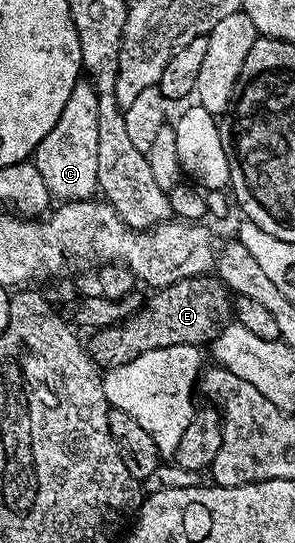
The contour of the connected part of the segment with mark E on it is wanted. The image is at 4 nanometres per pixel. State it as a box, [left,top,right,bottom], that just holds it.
[87,274,231,369]

